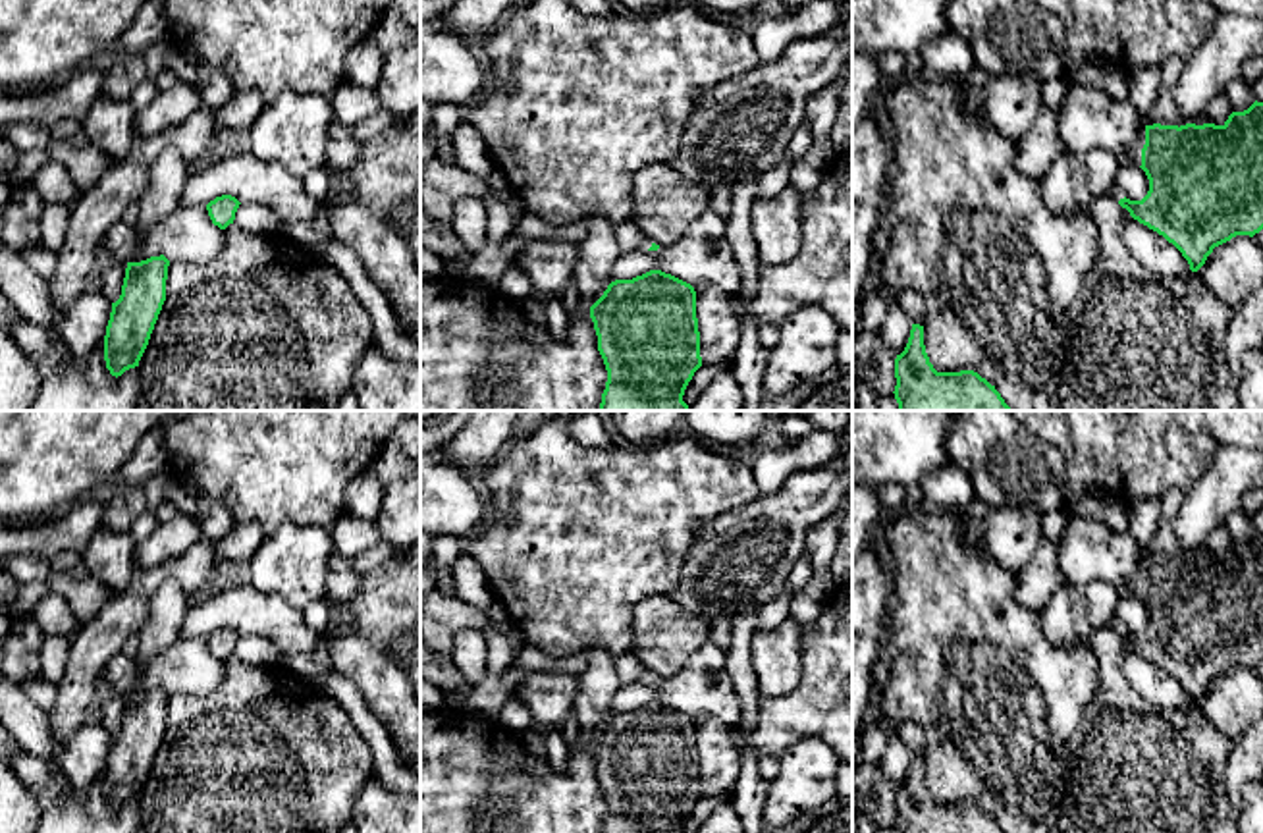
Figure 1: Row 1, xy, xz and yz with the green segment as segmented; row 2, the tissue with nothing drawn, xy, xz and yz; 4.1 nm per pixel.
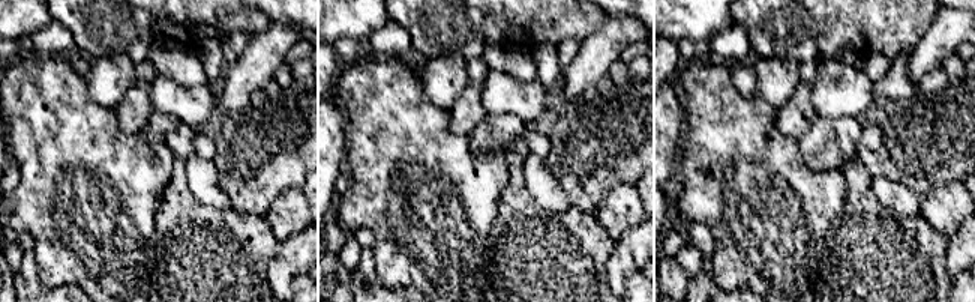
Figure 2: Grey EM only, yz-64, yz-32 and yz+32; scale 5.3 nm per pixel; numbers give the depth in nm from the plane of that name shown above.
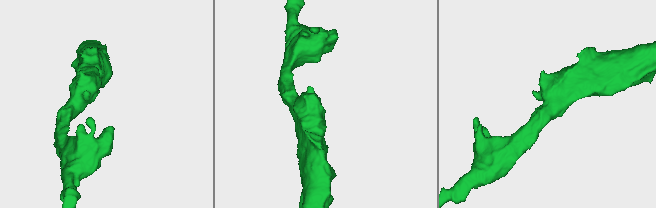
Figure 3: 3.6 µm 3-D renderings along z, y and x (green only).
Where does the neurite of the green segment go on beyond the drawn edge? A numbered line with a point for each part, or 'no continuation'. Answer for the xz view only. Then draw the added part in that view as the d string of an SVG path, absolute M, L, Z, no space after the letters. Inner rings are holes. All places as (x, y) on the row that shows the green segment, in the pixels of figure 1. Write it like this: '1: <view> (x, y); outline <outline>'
no continuation

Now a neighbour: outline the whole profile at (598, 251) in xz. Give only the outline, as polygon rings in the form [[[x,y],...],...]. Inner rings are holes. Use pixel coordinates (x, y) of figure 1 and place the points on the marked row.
[[[592,212],[586,218],[586,235],[577,243],[573,283],[592,307],[611,283],[613,264],[623,251],[615,241],[613,224],[605,216]]]

